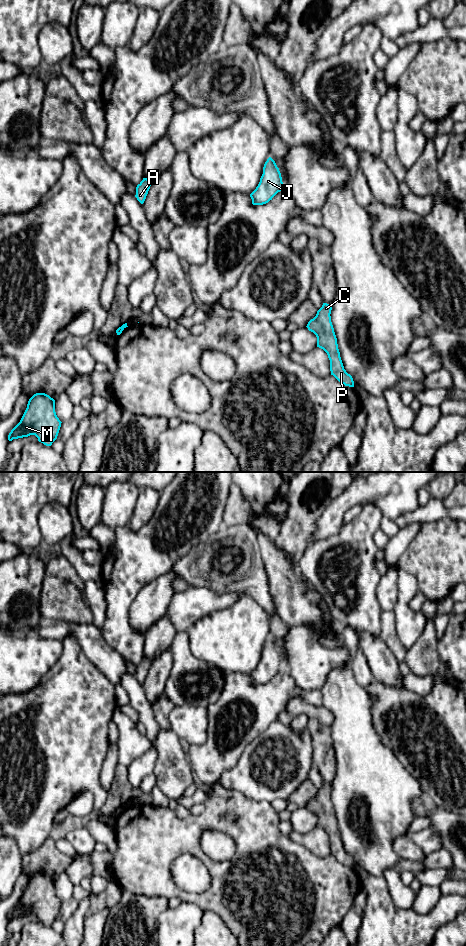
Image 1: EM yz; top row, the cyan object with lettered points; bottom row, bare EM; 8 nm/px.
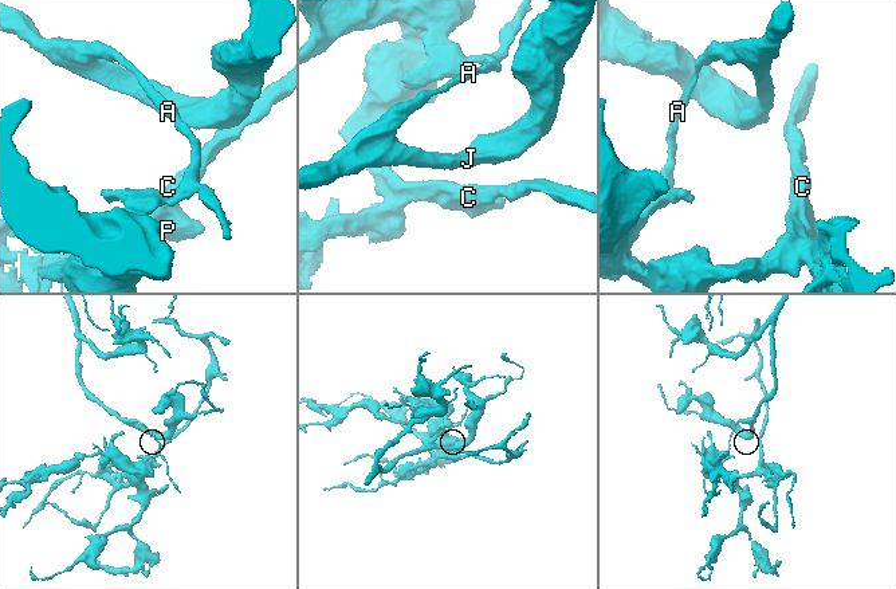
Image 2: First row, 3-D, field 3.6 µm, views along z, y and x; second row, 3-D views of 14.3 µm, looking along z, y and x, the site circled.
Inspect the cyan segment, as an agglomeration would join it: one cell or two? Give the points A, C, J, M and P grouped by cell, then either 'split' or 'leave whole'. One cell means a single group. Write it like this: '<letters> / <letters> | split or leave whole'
A J / C M P | split

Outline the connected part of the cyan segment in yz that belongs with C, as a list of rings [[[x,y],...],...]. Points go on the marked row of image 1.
[[[323,303],[316,316],[308,322],[306,327],[316,335],[317,347],[327,353],[330,360],[331,375],[345,386],[354,387],[353,378],[344,369],[340,357],[337,338],[331,322],[331,310],[331,304]]]

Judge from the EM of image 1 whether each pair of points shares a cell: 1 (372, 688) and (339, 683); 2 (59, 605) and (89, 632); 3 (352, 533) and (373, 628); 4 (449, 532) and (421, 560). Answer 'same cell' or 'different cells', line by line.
1: different cells
2: different cells
3: same cell
4: same cell

